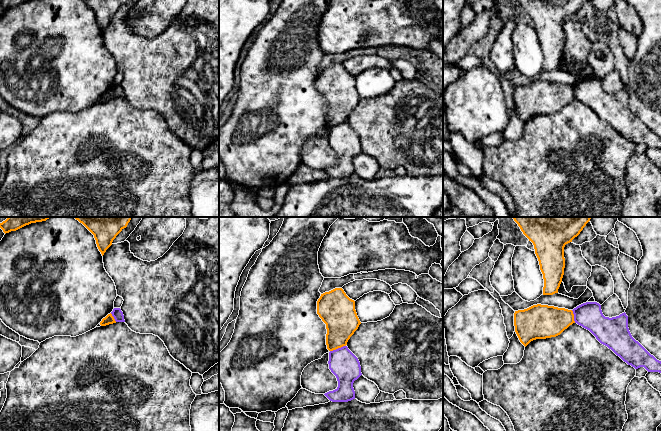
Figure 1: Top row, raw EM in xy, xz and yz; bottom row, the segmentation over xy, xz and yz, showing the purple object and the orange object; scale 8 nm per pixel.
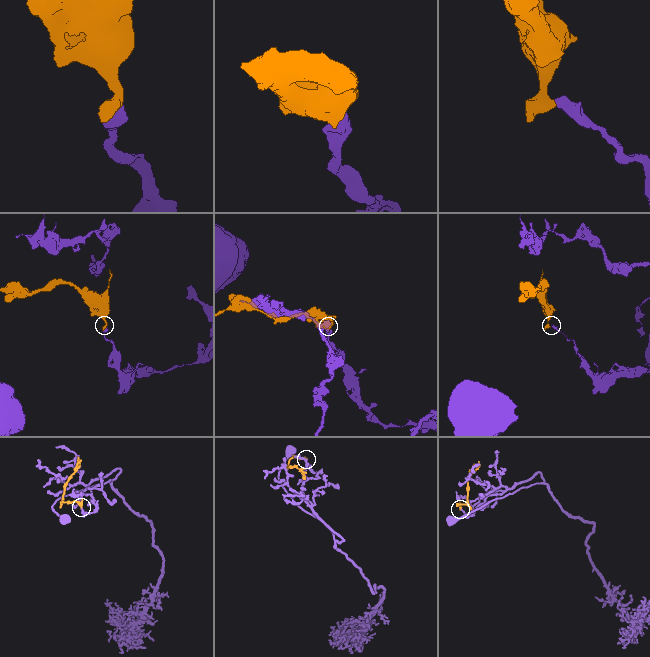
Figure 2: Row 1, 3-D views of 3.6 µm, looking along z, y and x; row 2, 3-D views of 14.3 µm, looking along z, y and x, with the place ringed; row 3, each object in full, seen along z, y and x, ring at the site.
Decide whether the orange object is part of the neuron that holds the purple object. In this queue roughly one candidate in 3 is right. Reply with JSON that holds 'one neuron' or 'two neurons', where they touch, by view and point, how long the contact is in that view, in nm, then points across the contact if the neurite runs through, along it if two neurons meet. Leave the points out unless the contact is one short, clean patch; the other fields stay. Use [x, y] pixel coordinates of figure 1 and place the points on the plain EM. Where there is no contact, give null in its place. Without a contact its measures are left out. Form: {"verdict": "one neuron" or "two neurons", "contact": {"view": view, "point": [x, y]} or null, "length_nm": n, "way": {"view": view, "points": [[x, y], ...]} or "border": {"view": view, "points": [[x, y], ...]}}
{"verdict": "two neurons", "contact": {"view": "xz", "point": [338, 124]}, "length_nm": 140, "border": {"view": "xz", "points": [[345, 121], [330, 127]]}}

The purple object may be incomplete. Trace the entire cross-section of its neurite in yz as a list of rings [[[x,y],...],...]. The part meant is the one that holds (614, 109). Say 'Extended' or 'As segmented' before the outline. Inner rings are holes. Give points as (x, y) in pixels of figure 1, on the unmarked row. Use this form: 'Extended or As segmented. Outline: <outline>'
As segmented. Outline: [[[597,78],[583,79],[572,87],[575,99],[589,106],[601,120],[628,141],[635,145],[644,143],[648,148],[661,149],[661,137],[632,113],[625,88],[616,93],[605,93]]]

